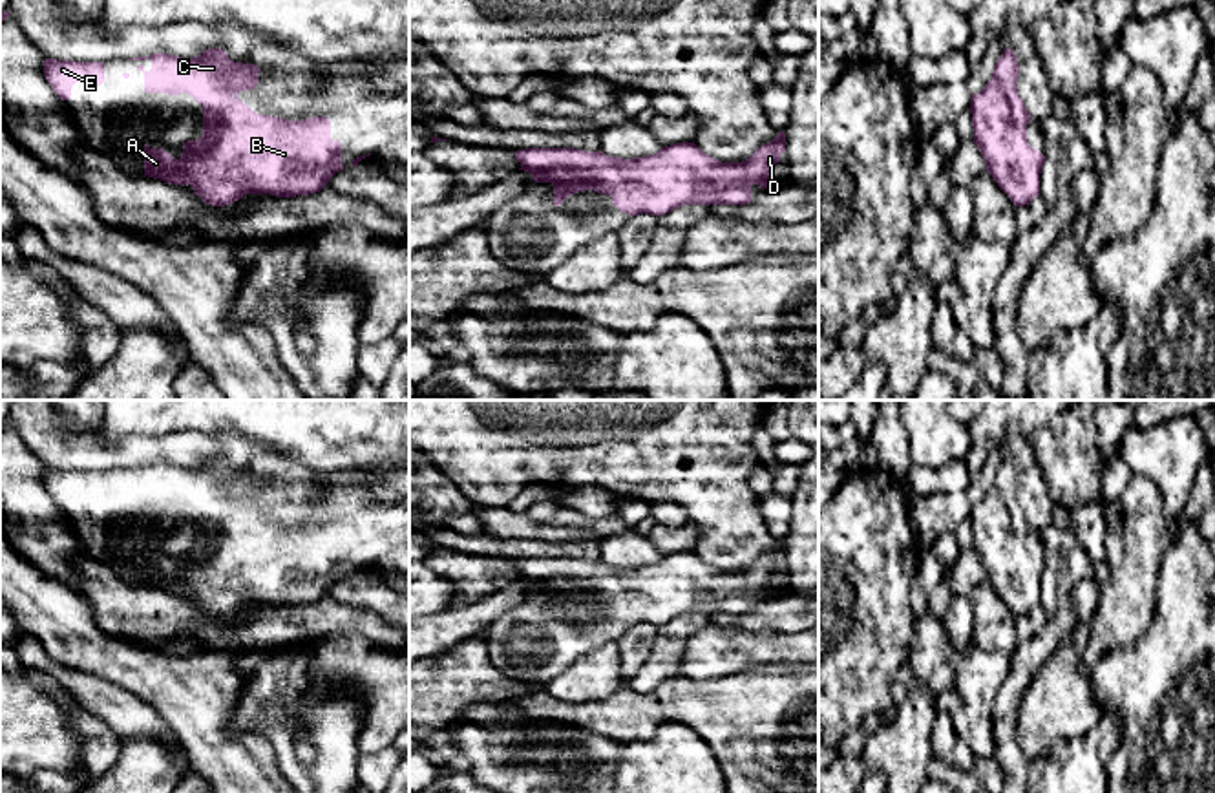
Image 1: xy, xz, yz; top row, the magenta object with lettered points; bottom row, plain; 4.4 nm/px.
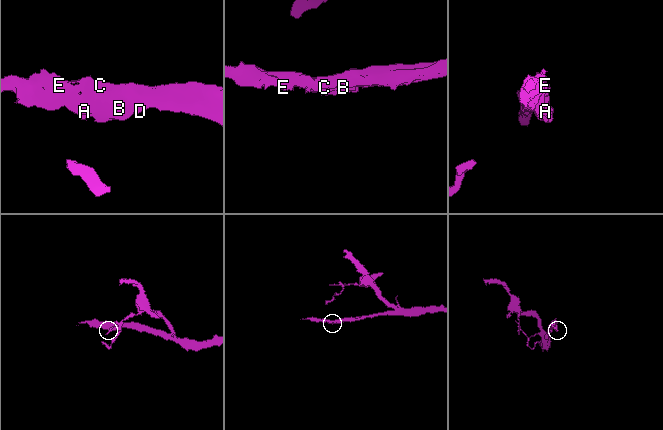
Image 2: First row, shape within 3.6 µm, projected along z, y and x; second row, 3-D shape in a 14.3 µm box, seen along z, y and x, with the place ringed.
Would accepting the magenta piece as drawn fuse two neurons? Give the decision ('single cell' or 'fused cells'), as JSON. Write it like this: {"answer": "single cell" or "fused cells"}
{"answer": "single cell"}

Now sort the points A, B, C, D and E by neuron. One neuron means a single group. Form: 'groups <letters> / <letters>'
groups A B C D E

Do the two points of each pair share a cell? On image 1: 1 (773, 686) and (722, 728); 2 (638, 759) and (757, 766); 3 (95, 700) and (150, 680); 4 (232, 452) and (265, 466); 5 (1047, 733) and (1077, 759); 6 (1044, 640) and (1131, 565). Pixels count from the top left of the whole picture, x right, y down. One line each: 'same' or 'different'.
1: same
2: different
3: different
4: same
5: different
6: different

